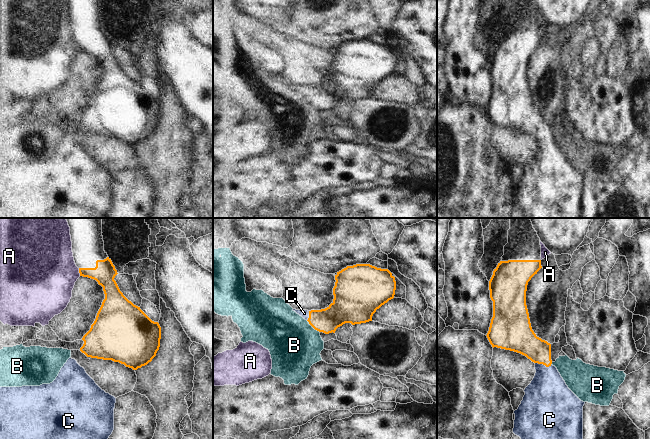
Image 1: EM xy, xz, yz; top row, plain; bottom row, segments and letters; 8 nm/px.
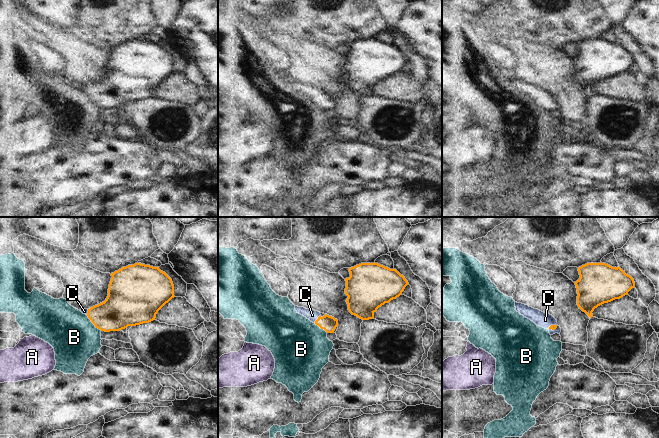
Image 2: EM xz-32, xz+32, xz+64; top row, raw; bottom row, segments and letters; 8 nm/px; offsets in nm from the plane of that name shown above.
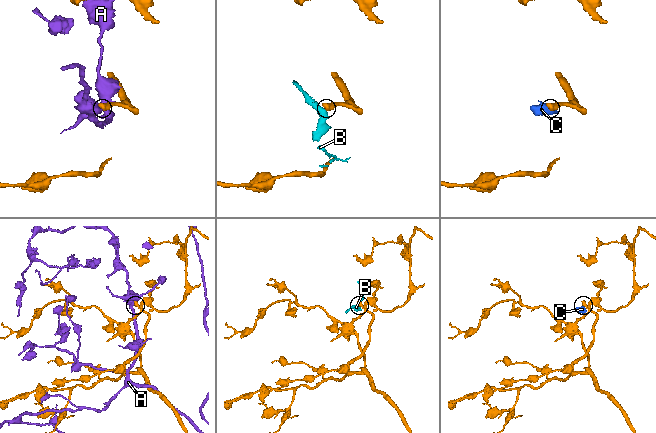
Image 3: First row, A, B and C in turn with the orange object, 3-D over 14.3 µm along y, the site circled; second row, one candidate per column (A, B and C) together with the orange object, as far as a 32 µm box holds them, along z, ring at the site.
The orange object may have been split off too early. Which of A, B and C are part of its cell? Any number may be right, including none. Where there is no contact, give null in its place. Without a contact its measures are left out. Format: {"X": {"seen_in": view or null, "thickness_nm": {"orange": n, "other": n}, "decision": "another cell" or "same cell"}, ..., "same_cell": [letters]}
{"A": {"seen_in": "xy", "thickness_nm": {"orange": 180, "other": 460}, "decision": "another cell"}, "B": {"seen_in": "xz", "thickness_nm": {"orange": 200, "other": 420}, "decision": "another cell"}, "C": {"seen_in": "yz", "thickness_nm": {"orange": 220, "other": 340}, "decision": "same cell"}, "same_cell": ["C"]}

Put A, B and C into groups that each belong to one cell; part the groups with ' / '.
A / B / C

